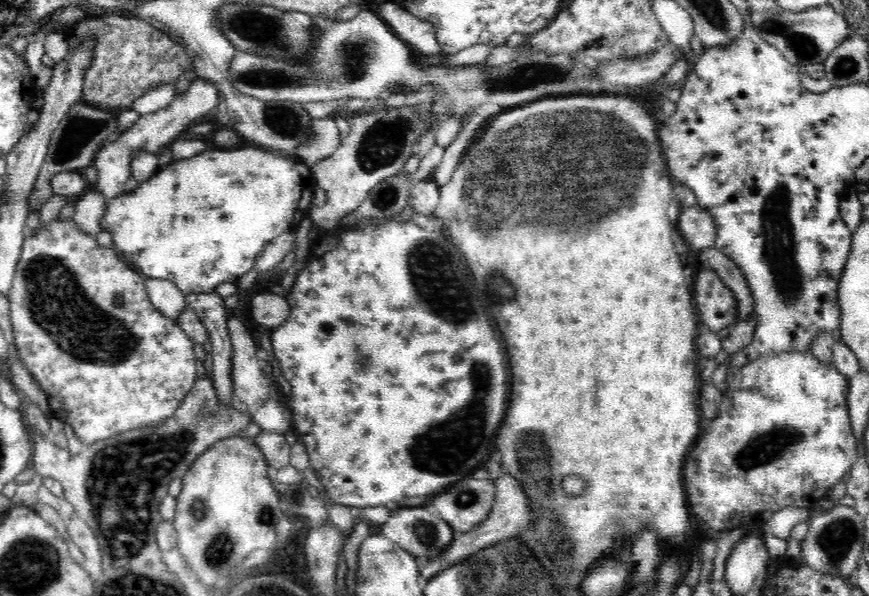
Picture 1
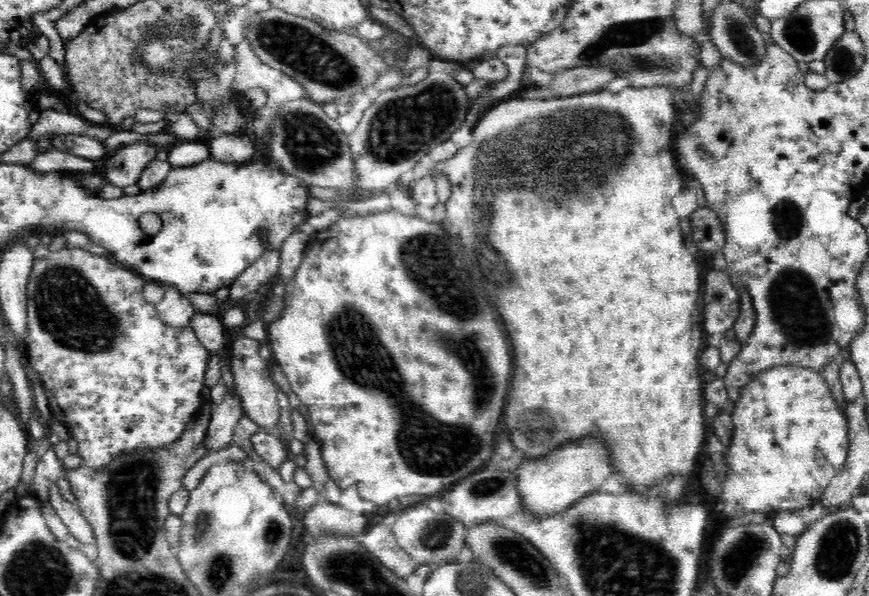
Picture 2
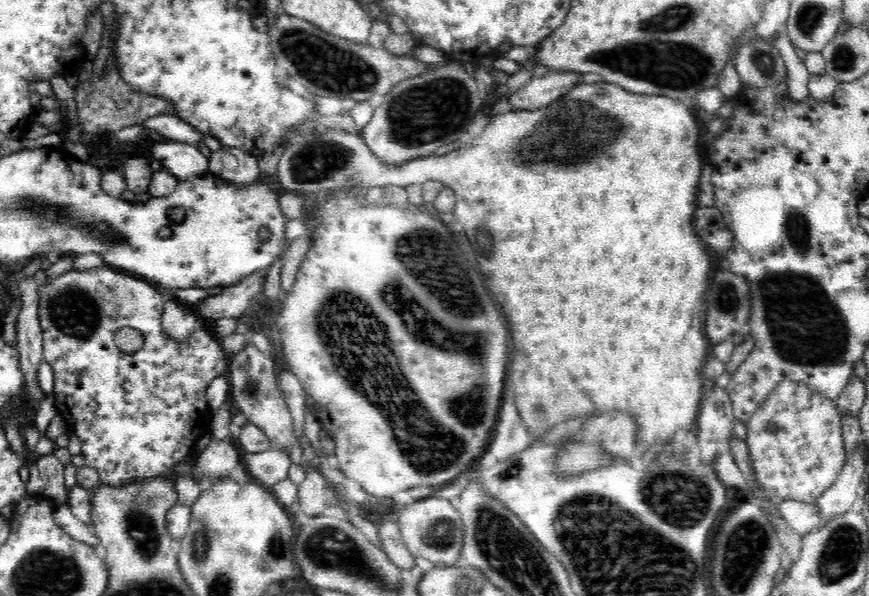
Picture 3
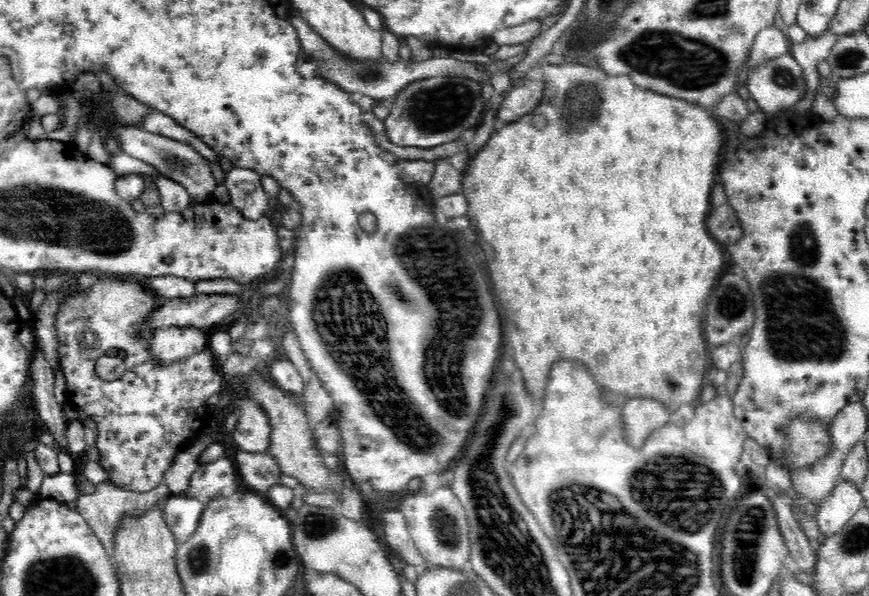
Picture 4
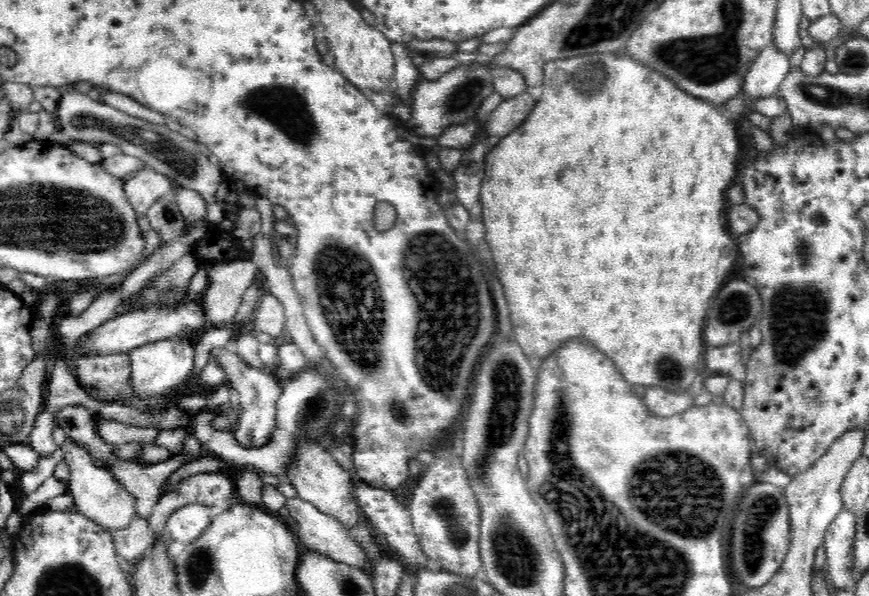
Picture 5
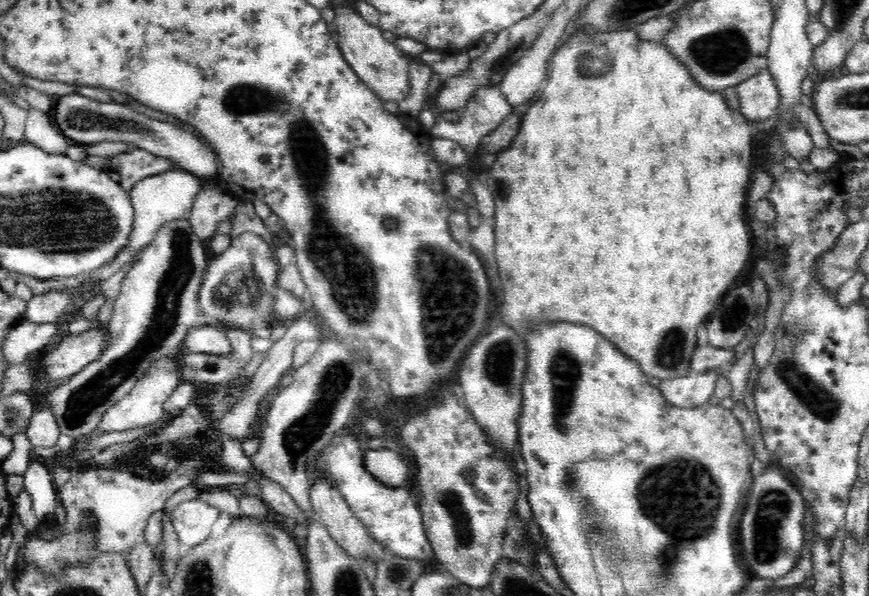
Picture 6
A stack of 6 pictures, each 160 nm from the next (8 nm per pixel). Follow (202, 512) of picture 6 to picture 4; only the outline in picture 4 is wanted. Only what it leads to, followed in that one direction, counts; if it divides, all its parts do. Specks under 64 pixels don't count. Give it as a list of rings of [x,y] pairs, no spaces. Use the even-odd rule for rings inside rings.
[[[170,496],[163,506],[163,515],[176,540],[188,541],[198,529],[206,504],[196,498]]]

